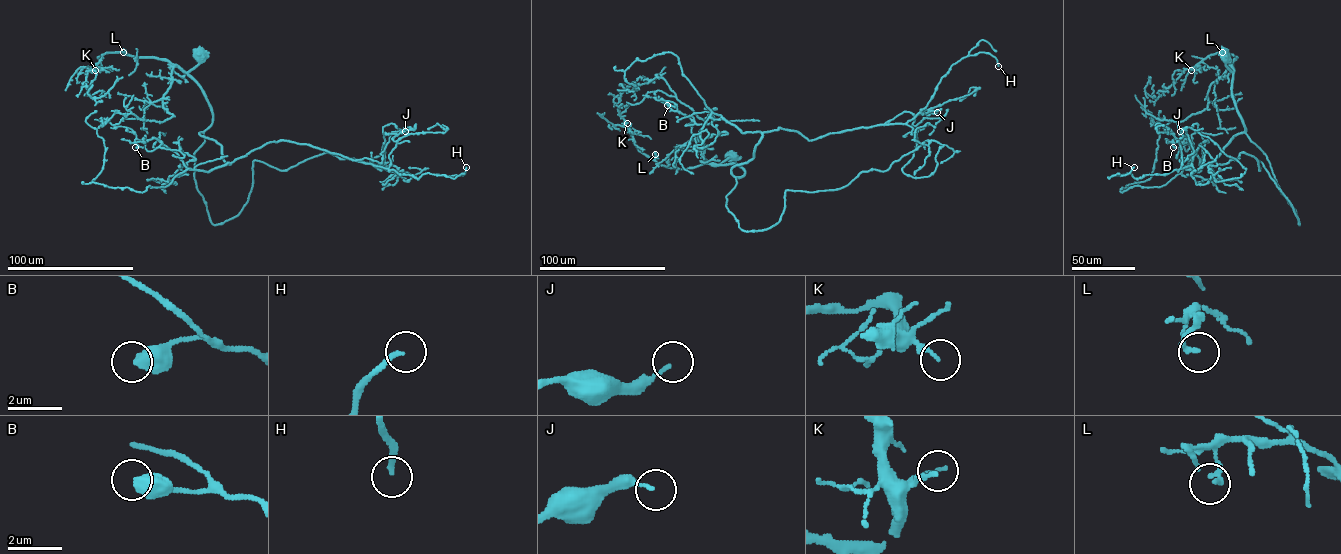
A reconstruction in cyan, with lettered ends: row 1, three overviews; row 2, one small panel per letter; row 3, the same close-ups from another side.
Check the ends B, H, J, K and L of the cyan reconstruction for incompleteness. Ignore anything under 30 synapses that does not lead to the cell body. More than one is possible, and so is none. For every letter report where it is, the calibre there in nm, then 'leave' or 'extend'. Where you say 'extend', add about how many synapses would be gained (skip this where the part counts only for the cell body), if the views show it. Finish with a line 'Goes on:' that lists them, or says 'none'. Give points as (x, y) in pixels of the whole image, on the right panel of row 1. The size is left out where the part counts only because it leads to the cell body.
B: (1173, 147) | 650 nm | leave
H: (1134, 167) | 190 nm | extend | 50 syn
J: (1180, 131) | 100 nm | leave
K: (1191, 70) | 140 nm | leave
L: (1222, 52) | 180 nm | leave
Goes on: H

